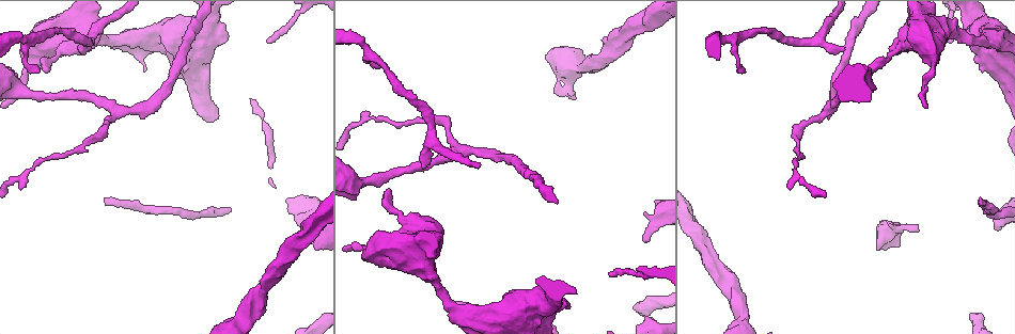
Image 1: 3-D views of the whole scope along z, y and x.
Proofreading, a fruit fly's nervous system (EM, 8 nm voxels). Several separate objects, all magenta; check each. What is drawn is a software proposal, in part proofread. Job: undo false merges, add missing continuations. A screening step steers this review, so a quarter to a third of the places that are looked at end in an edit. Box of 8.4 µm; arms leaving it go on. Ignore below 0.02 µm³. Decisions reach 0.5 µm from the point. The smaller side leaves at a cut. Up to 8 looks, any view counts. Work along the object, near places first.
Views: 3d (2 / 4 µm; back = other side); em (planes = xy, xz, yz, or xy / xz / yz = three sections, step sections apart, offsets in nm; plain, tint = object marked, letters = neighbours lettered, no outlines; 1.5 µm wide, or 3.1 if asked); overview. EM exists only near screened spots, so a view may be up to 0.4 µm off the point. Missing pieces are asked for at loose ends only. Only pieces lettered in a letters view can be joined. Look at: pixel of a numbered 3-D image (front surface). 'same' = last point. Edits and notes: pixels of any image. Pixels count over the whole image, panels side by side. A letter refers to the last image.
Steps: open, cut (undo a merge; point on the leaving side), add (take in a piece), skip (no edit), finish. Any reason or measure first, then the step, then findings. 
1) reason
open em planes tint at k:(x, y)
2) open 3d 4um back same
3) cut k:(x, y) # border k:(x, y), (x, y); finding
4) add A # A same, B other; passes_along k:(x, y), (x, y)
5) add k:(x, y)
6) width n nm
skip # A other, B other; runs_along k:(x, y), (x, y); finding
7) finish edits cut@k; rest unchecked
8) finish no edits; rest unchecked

sudden change in width
open 3d 2um at 1:(117, 38)

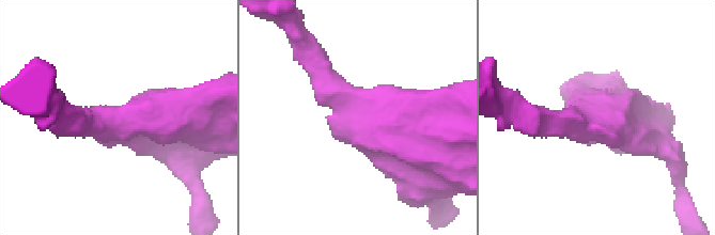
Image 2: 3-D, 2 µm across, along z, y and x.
open em planes letters at 2:(122, 118)

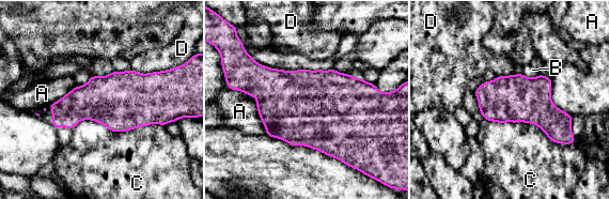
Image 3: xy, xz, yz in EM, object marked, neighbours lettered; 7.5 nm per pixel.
skip # A other, B other, C other, D other; border 3:(254, 100), (266, 133); all the same neuron

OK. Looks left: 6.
an open end
open em planes letters at 1:(845, 47)

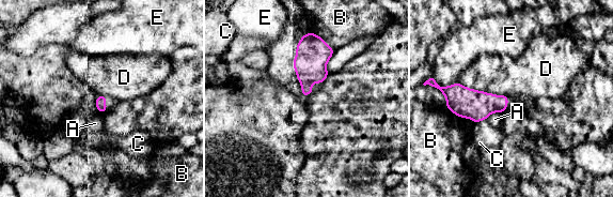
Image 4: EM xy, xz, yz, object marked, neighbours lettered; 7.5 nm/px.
skip # A other, B other, C other, D other, E other; border 4:(457, 81), (469, 88), (506, 96); no lettered piece goes on from it

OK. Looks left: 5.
thin end
open 3d 2um at 1:(980, 199)

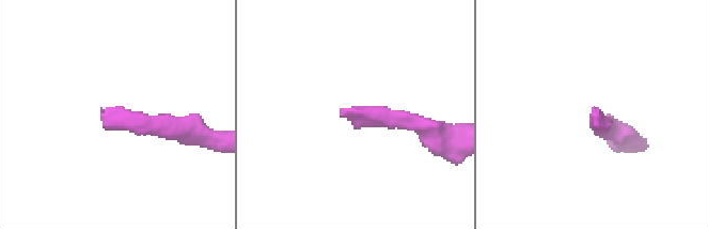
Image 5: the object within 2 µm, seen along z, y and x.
now the EM
open em planes letters at 5:(594, 112)

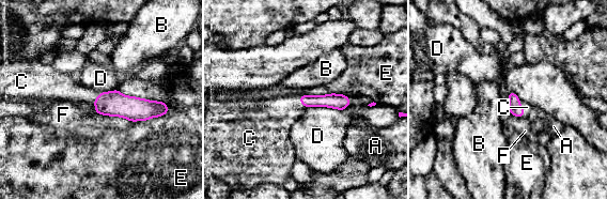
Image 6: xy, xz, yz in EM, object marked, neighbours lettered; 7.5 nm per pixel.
add C # A other, B other, C same, D other, E other, F other; passes_along 6:(114, 104), (94, 101), (66, 88); it goes on there

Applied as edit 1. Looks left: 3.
finish edits add@6; rest unchecked

